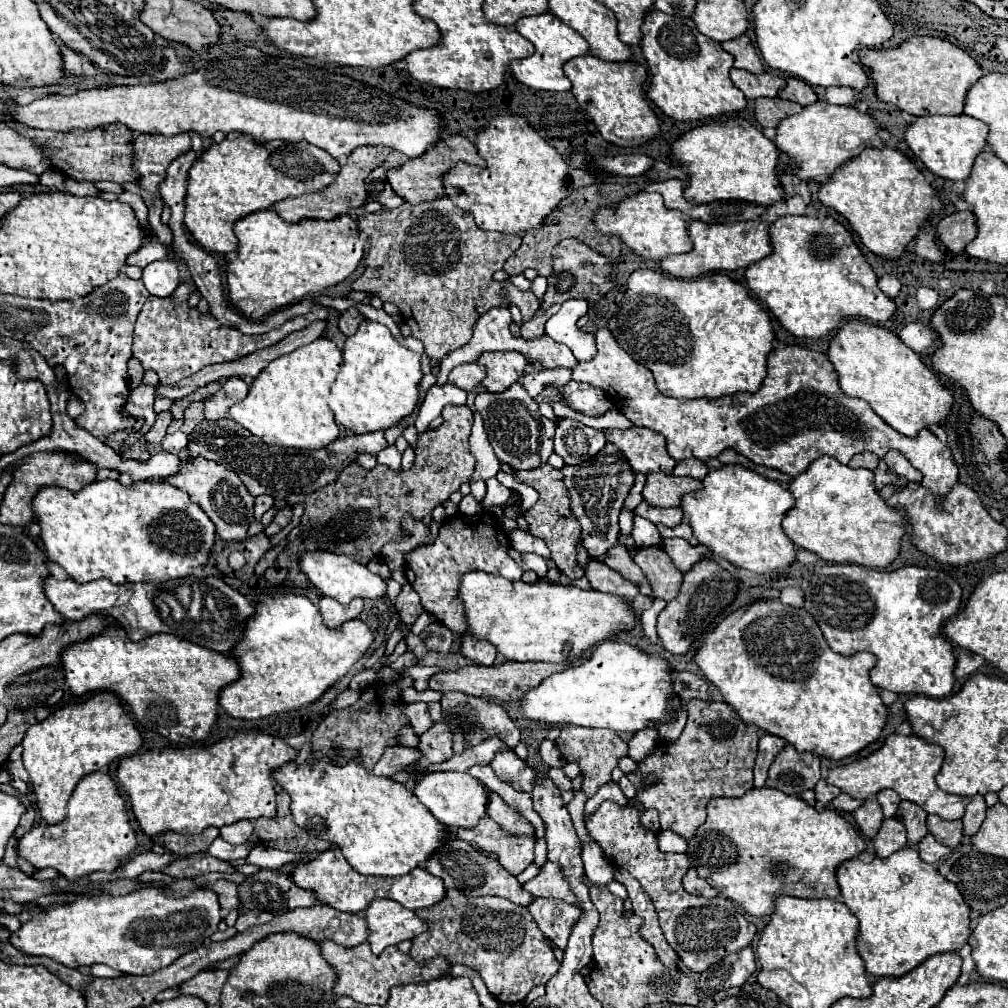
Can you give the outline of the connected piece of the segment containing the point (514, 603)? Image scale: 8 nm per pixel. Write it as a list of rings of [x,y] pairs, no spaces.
[[[473,570],[461,576],[459,598],[465,606],[467,634],[487,640],[497,648],[497,654],[507,660],[563,662],[561,650],[563,644],[569,642],[573,646],[571,664],[575,664],[587,650],[593,650],[597,642],[635,626],[633,608],[623,598],[597,590],[551,584],[547,580],[525,584],[521,580],[511,582],[503,576]]]

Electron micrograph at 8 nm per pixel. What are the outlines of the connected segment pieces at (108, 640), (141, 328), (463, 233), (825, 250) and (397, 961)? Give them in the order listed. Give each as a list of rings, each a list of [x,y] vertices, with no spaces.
[[[115,626],[107,628],[105,632],[91,636],[87,640],[75,642],[67,646],[61,652],[63,668],[65,668],[65,680],[69,684],[69,690],[77,696],[87,694],[87,692],[111,692],[121,698],[121,702],[127,704],[129,712],[135,716],[137,724],[153,730],[171,742],[181,742],[181,740],[193,740],[201,742],[207,738],[215,718],[217,718],[217,694],[223,686],[239,678],[239,666],[231,656],[217,654],[213,650],[207,650],[203,646],[197,646],[193,642],[187,642],[179,636],[171,634],[153,634],[151,638],[133,642],[129,640],[125,628]]]
[[[149,296],[137,316],[137,322],[135,322],[133,356],[137,360],[141,360],[145,370],[155,370],[159,374],[161,384],[177,384],[179,380],[199,372],[207,364],[243,358],[259,348],[277,344],[287,334],[305,328],[313,320],[327,320],[327,316],[329,316],[329,308],[317,304],[311,308],[311,312],[287,320],[277,330],[271,330],[267,334],[249,336],[249,334],[239,332],[237,328],[219,324],[219,320],[215,320],[211,314],[199,314],[197,308],[189,308],[187,302],[173,304],[169,298]]]
[[[441,196],[441,198],[419,202],[419,204],[403,202],[403,206],[395,208],[395,210],[379,210],[379,212],[357,218],[359,234],[361,236],[365,234],[365,238],[369,242],[369,250],[363,258],[365,270],[353,282],[353,290],[373,292],[383,302],[393,302],[401,310],[403,322],[411,328],[411,336],[423,342],[425,354],[429,358],[437,358],[437,360],[441,360],[447,352],[467,344],[471,338],[473,324],[489,308],[515,304],[521,308],[523,322],[531,320],[539,308],[539,300],[535,298],[533,292],[523,292],[523,290],[515,288],[511,282],[507,282],[507,292],[505,292],[505,300],[503,300],[503,296],[501,296],[503,284],[493,280],[493,272],[501,270],[503,262],[521,246],[521,236],[519,234],[487,232],[473,224],[469,224],[467,228],[457,228],[453,208],[455,208],[455,204],[449,198]]]
[[[781,216],[769,224],[771,254],[745,268],[745,282],[749,290],[759,298],[767,310],[793,334],[807,338],[821,338],[835,330],[845,318],[865,318],[873,322],[885,322],[895,312],[895,302],[885,296],[877,286],[873,268],[863,258],[861,250],[853,242],[851,232],[835,218],[815,216]]]
[[[323,940],[317,944],[321,948],[323,958],[335,970],[337,978],[333,982],[333,992],[337,996],[349,996],[349,998],[363,1002],[363,1004],[383,1006],[389,1000],[389,992],[393,986],[429,982],[429,980],[443,976],[449,970],[449,964],[445,958],[435,958],[435,960],[429,960],[427,964],[419,964],[419,962],[411,960],[407,954],[399,952],[397,946],[389,946],[381,954],[373,954],[369,948],[369,942],[363,942],[363,944],[353,946],[353,948],[343,948],[331,940]]]

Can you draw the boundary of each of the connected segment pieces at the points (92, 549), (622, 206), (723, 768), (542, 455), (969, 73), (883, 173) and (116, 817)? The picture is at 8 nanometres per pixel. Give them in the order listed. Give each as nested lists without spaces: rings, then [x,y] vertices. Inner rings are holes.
[[[107,478],[91,482],[79,492],[71,492],[59,486],[43,486],[33,498],[33,512],[41,528],[39,538],[45,556],[65,568],[65,572],[75,582],[109,578],[113,584],[159,584],[173,578],[185,578],[193,568],[207,562],[209,550],[215,542],[215,526],[207,514],[203,514],[203,510],[189,500],[187,492],[171,486],[165,480],[143,480],[131,486],[123,486],[119,480]]]
[[[637,192],[635,196],[623,198],[615,208],[599,206],[593,216],[593,226],[601,234],[619,236],[635,254],[655,262],[665,256],[691,250],[691,240],[687,238],[687,218],[683,220],[683,214],[679,210],[665,208],[661,194]]]
[[[693,698],[687,702],[687,726],[683,734],[671,742],[671,744],[657,744],[651,754],[647,754],[641,762],[637,762],[637,770],[625,774],[631,784],[635,786],[635,800],[643,808],[655,808],[661,816],[661,830],[671,830],[679,834],[681,838],[691,838],[695,834],[697,826],[705,820],[705,806],[715,796],[743,796],[747,790],[753,788],[753,764],[757,756],[757,740],[759,740],[759,728],[753,724],[743,724],[739,716],[725,704],[725,702],[705,702],[699,698]],[[649,776],[655,778],[653,784],[641,786]]]
[[[515,382],[509,390],[501,392],[501,394],[479,392],[477,398],[475,398],[475,408],[479,410],[484,422],[487,423],[487,425],[484,425],[485,432],[487,432],[489,442],[491,442],[491,446],[493,446],[493,450],[495,450],[495,454],[501,462],[507,462],[511,468],[519,468],[519,470],[529,470],[529,468],[535,468],[535,466],[547,462],[549,454],[553,452],[551,426],[555,426],[555,424],[539,414],[537,402],[527,394],[527,390],[519,382]],[[501,412],[513,414],[513,430],[511,430],[509,436],[503,436],[503,432],[499,432],[493,426],[501,420],[497,416]],[[545,446],[547,446],[547,452],[545,452]]]
[[[913,36],[895,48],[863,48],[859,58],[871,72],[877,98],[893,102],[913,116],[961,114],[967,88],[981,76],[979,64],[967,52],[949,40],[933,36]]]
[[[867,146],[859,156],[843,162],[827,182],[821,182],[817,196],[849,220],[871,252],[893,260],[911,244],[921,222],[943,208],[915,162],[905,152],[889,146]]]
[[[93,772],[81,778],[69,798],[67,818],[63,822],[51,828],[31,828],[19,840],[21,858],[39,870],[51,866],[67,880],[77,880],[95,870],[113,872],[119,862],[133,852],[135,846],[137,838],[129,824],[125,802],[105,772]]]

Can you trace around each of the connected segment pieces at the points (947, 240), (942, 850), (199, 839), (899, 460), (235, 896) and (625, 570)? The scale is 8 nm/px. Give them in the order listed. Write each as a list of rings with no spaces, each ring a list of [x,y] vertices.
[[[953,212],[937,224],[937,238],[951,252],[963,252],[965,244],[969,244],[975,234],[977,226],[971,212]]]
[[[927,834],[927,836],[917,844],[917,850],[919,850],[919,854],[921,854],[921,860],[927,862],[927,864],[939,862],[939,860],[949,852],[947,846],[939,844],[939,842],[933,838],[933,834]]]
[[[207,828],[197,836],[181,836],[177,832],[165,832],[163,834],[163,846],[169,852],[175,852],[177,856],[189,856],[189,854],[197,854],[197,852],[205,852],[209,848],[209,844],[219,836],[217,828]]]
[[[889,450],[885,456],[883,456],[883,460],[885,460],[885,464],[889,466],[889,470],[893,470],[895,474],[899,474],[899,476],[905,476],[909,482],[921,482],[923,480],[923,474],[917,470],[917,468],[913,468],[911,466],[911,462],[901,454],[901,452],[897,452],[897,450]]]
[[[217,880],[217,882],[211,882],[207,884],[207,888],[215,890],[219,894],[219,904],[221,908],[225,910],[239,910],[239,890],[237,890],[237,884],[235,882],[229,882],[229,880]]]
[[[617,542],[617,544],[613,546],[613,550],[609,550],[609,554],[607,554],[601,562],[607,564],[609,568],[617,570],[619,574],[623,574],[627,580],[639,584],[641,594],[645,594],[645,596],[653,596],[653,594],[651,594],[651,588],[649,588],[649,582],[643,578],[643,572],[633,564],[631,554],[627,552],[625,546],[621,546],[621,542]]]

